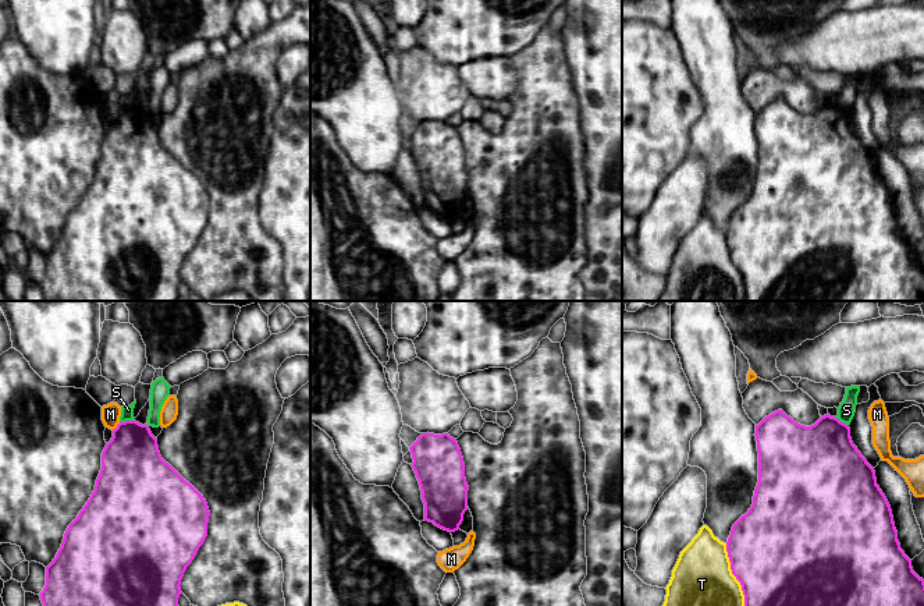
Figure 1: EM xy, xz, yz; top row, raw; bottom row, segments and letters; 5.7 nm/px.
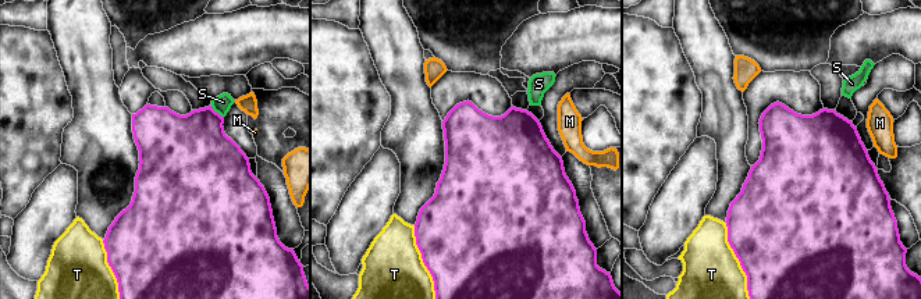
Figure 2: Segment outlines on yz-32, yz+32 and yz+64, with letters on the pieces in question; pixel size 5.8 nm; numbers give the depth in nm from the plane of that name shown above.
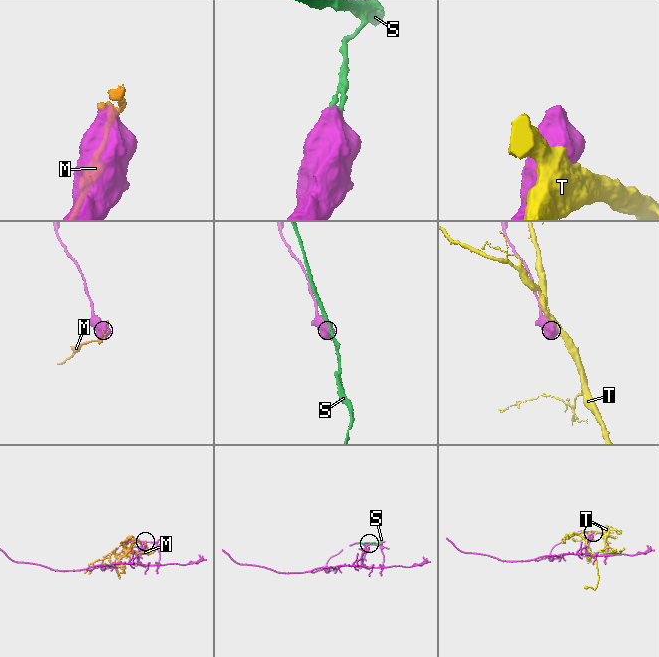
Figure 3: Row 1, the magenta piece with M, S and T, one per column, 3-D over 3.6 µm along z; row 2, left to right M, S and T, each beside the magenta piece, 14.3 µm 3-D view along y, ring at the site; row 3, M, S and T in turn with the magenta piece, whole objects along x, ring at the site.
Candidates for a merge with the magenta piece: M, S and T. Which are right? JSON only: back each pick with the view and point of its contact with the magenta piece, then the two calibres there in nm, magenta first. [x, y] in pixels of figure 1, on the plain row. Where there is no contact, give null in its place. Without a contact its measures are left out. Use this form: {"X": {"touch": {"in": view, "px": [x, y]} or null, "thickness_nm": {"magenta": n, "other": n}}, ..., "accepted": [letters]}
{"accepted": []}

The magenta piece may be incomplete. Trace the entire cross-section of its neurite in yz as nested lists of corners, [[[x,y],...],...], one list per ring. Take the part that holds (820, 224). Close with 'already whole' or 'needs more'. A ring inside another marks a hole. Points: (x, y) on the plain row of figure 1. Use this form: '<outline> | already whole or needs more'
[[[778,98],[756,113],[754,124],[758,139],[758,170],[753,192],[733,212],[726,230],[732,262],[740,270],[744,283],[746,301],[924,301],[924,267],[913,259],[911,248],[900,237],[891,194],[877,173],[874,156],[853,132],[849,113],[827,102],[814,113],[804,114]]] | already whole

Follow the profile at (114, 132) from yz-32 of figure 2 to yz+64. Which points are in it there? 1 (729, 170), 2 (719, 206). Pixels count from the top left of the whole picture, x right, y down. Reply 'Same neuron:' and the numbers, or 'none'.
Same neuron: 1, 2

